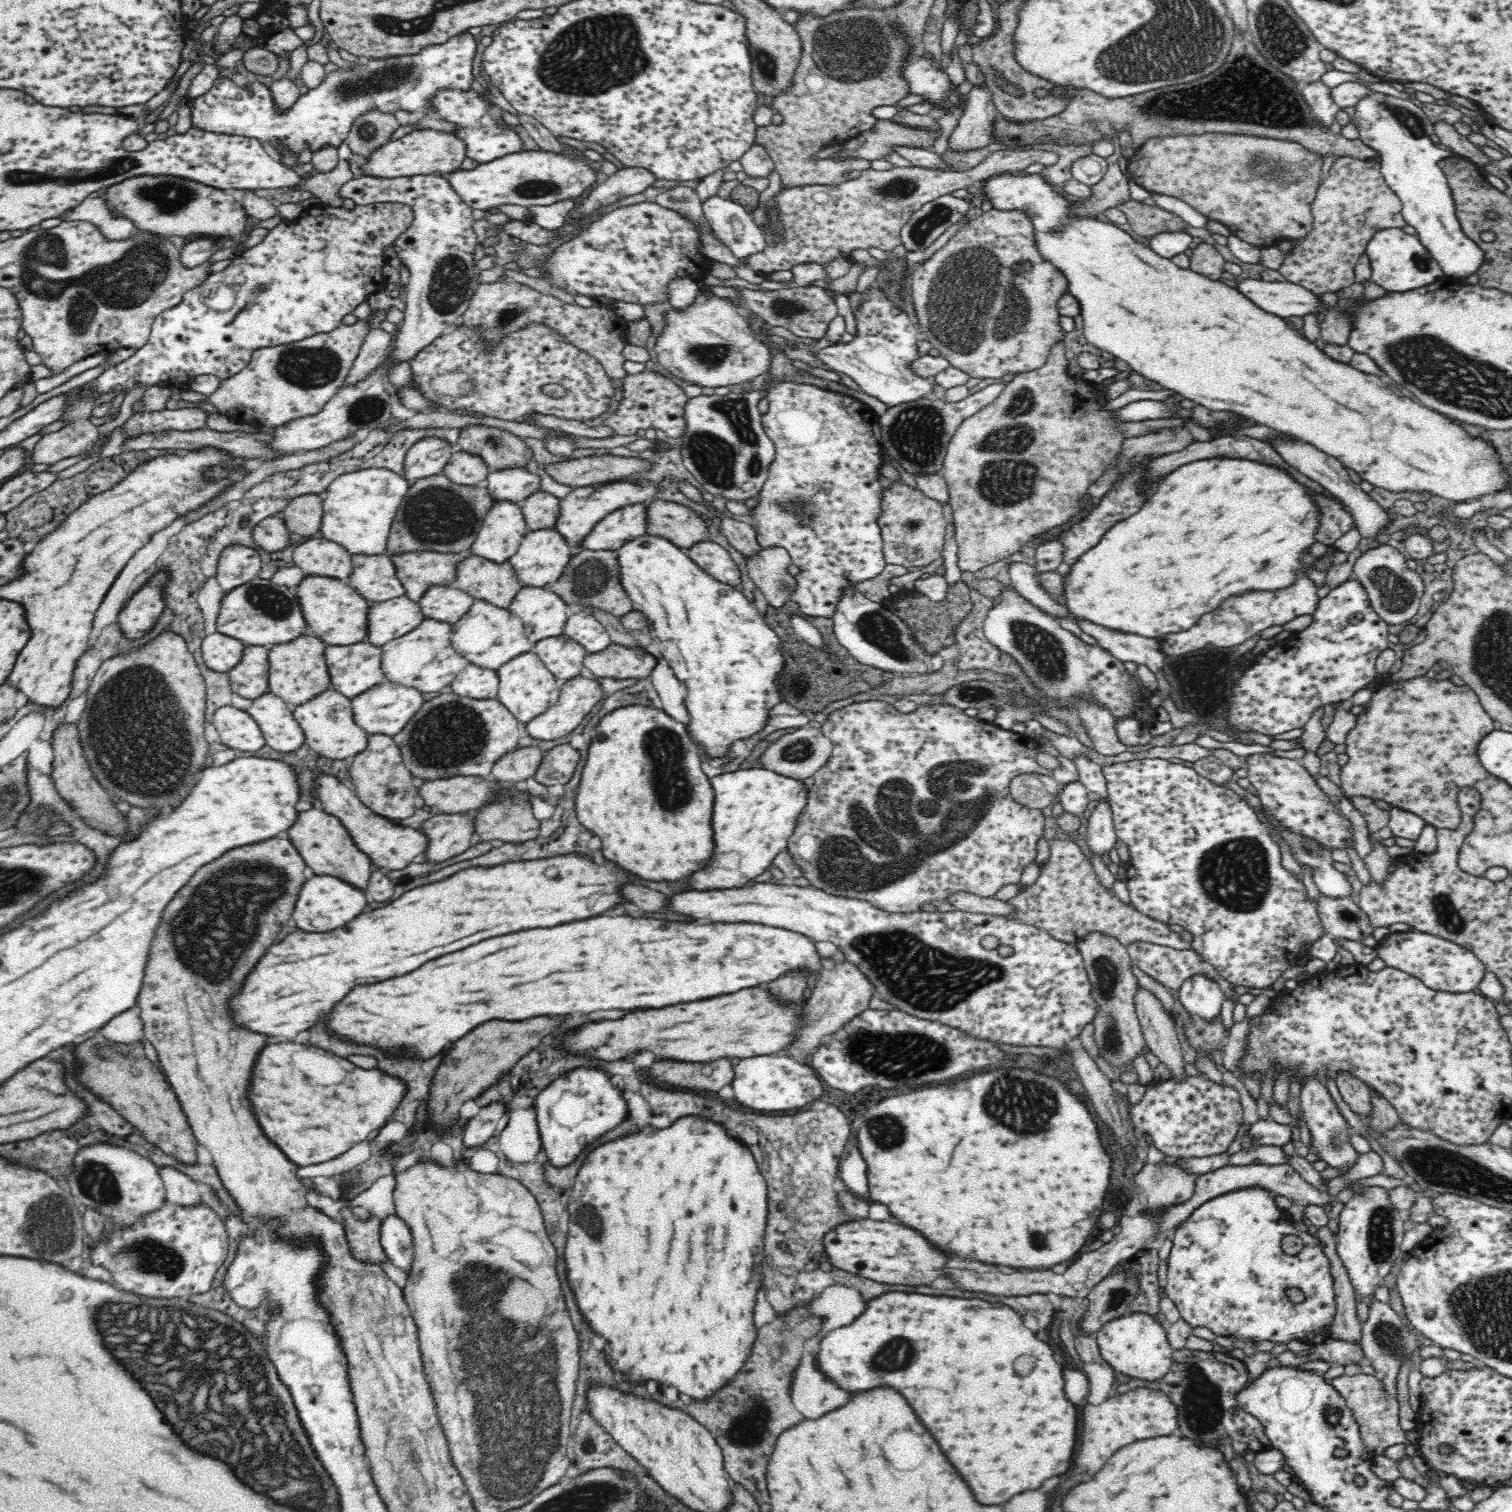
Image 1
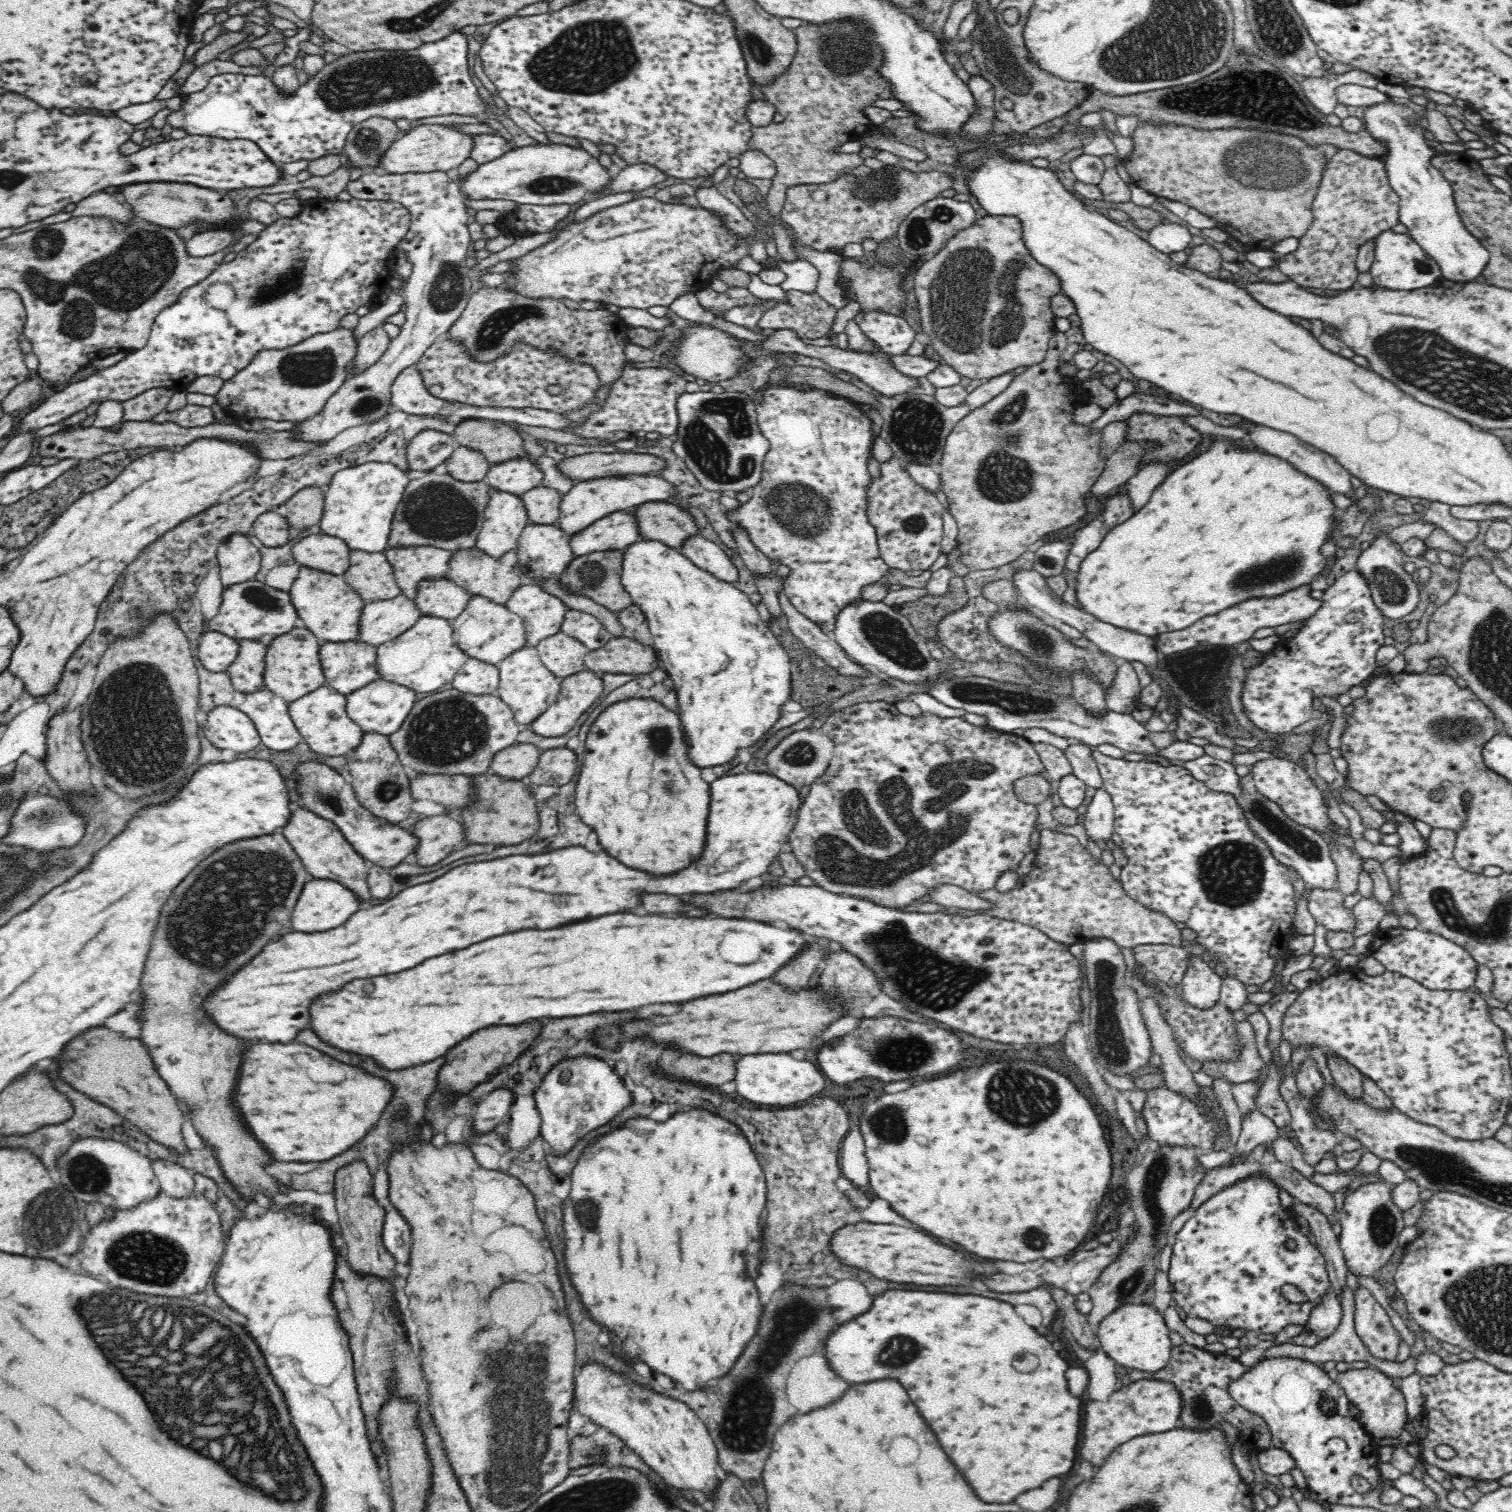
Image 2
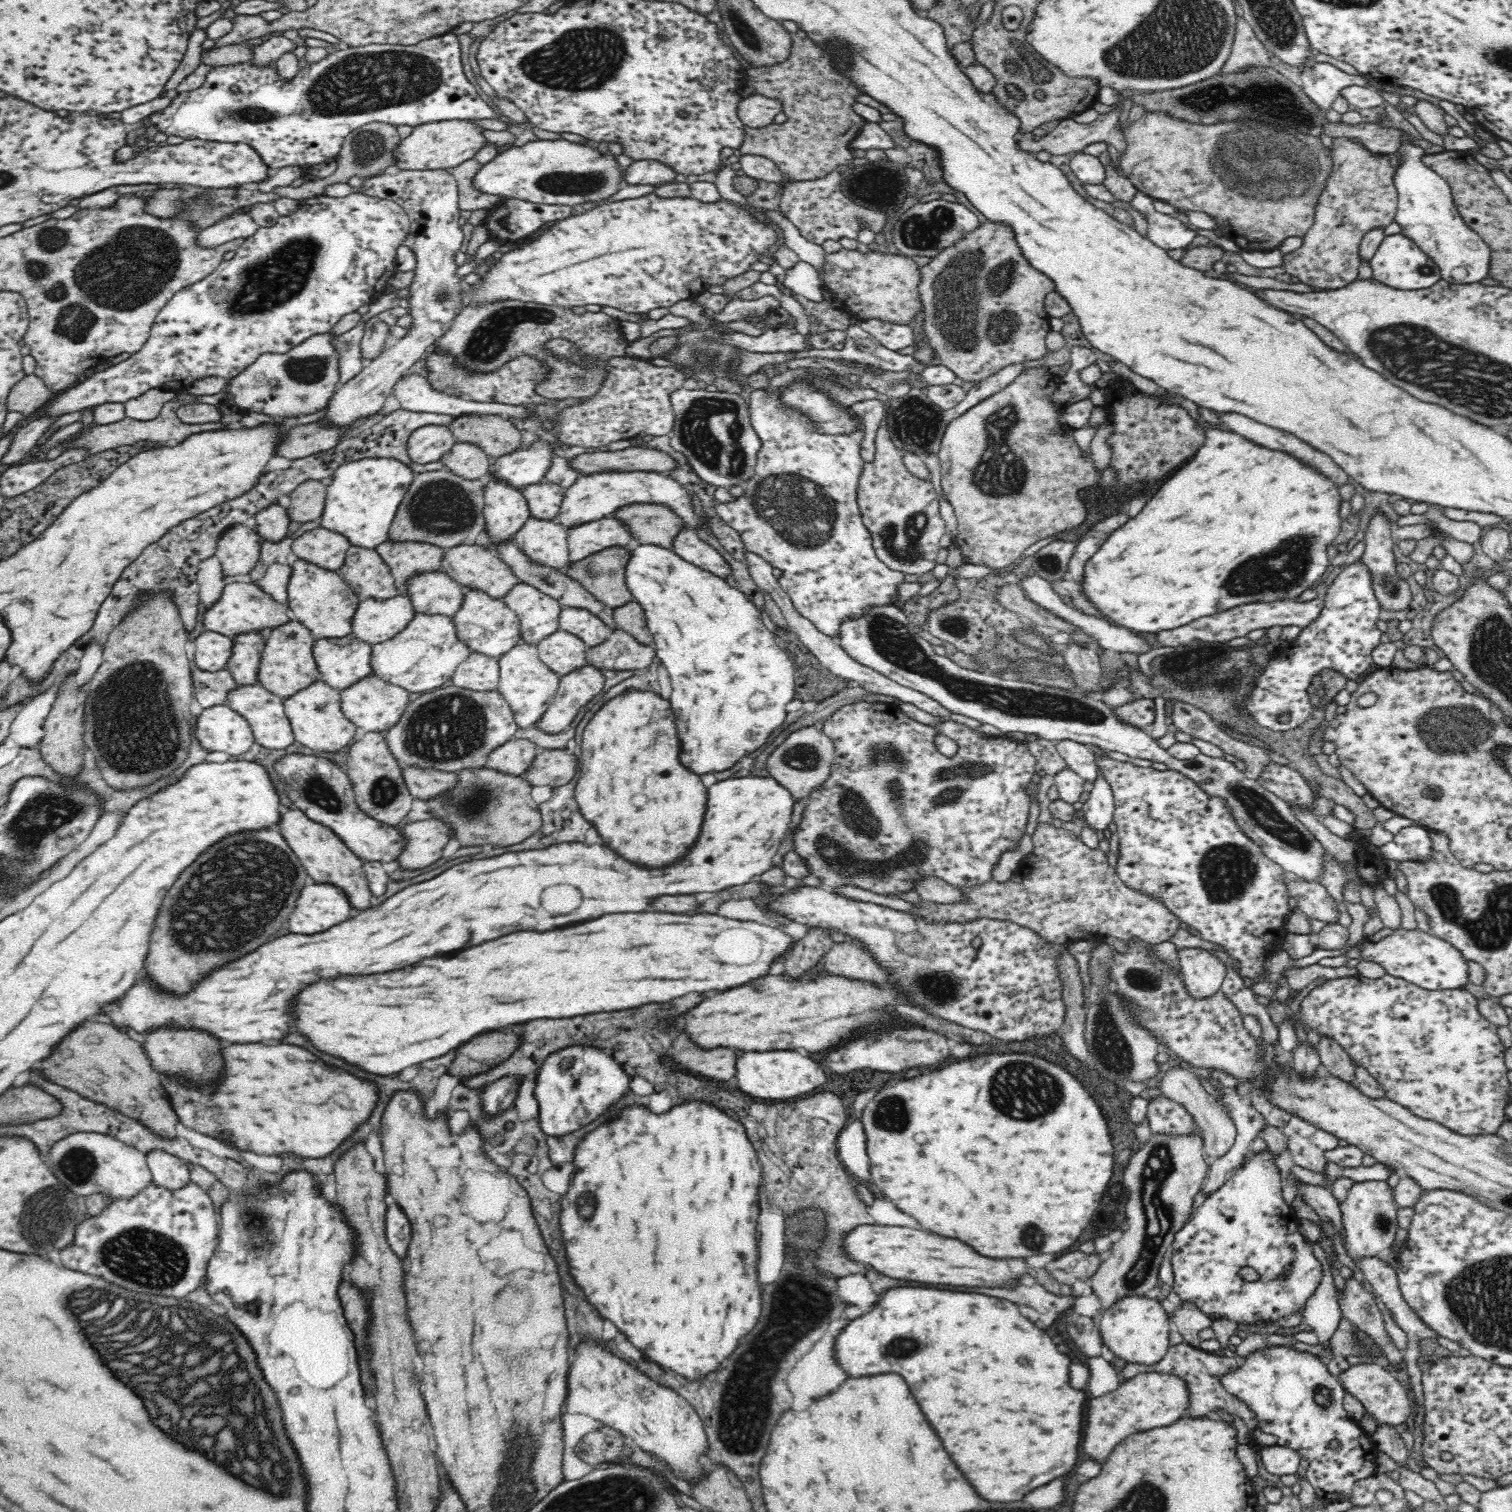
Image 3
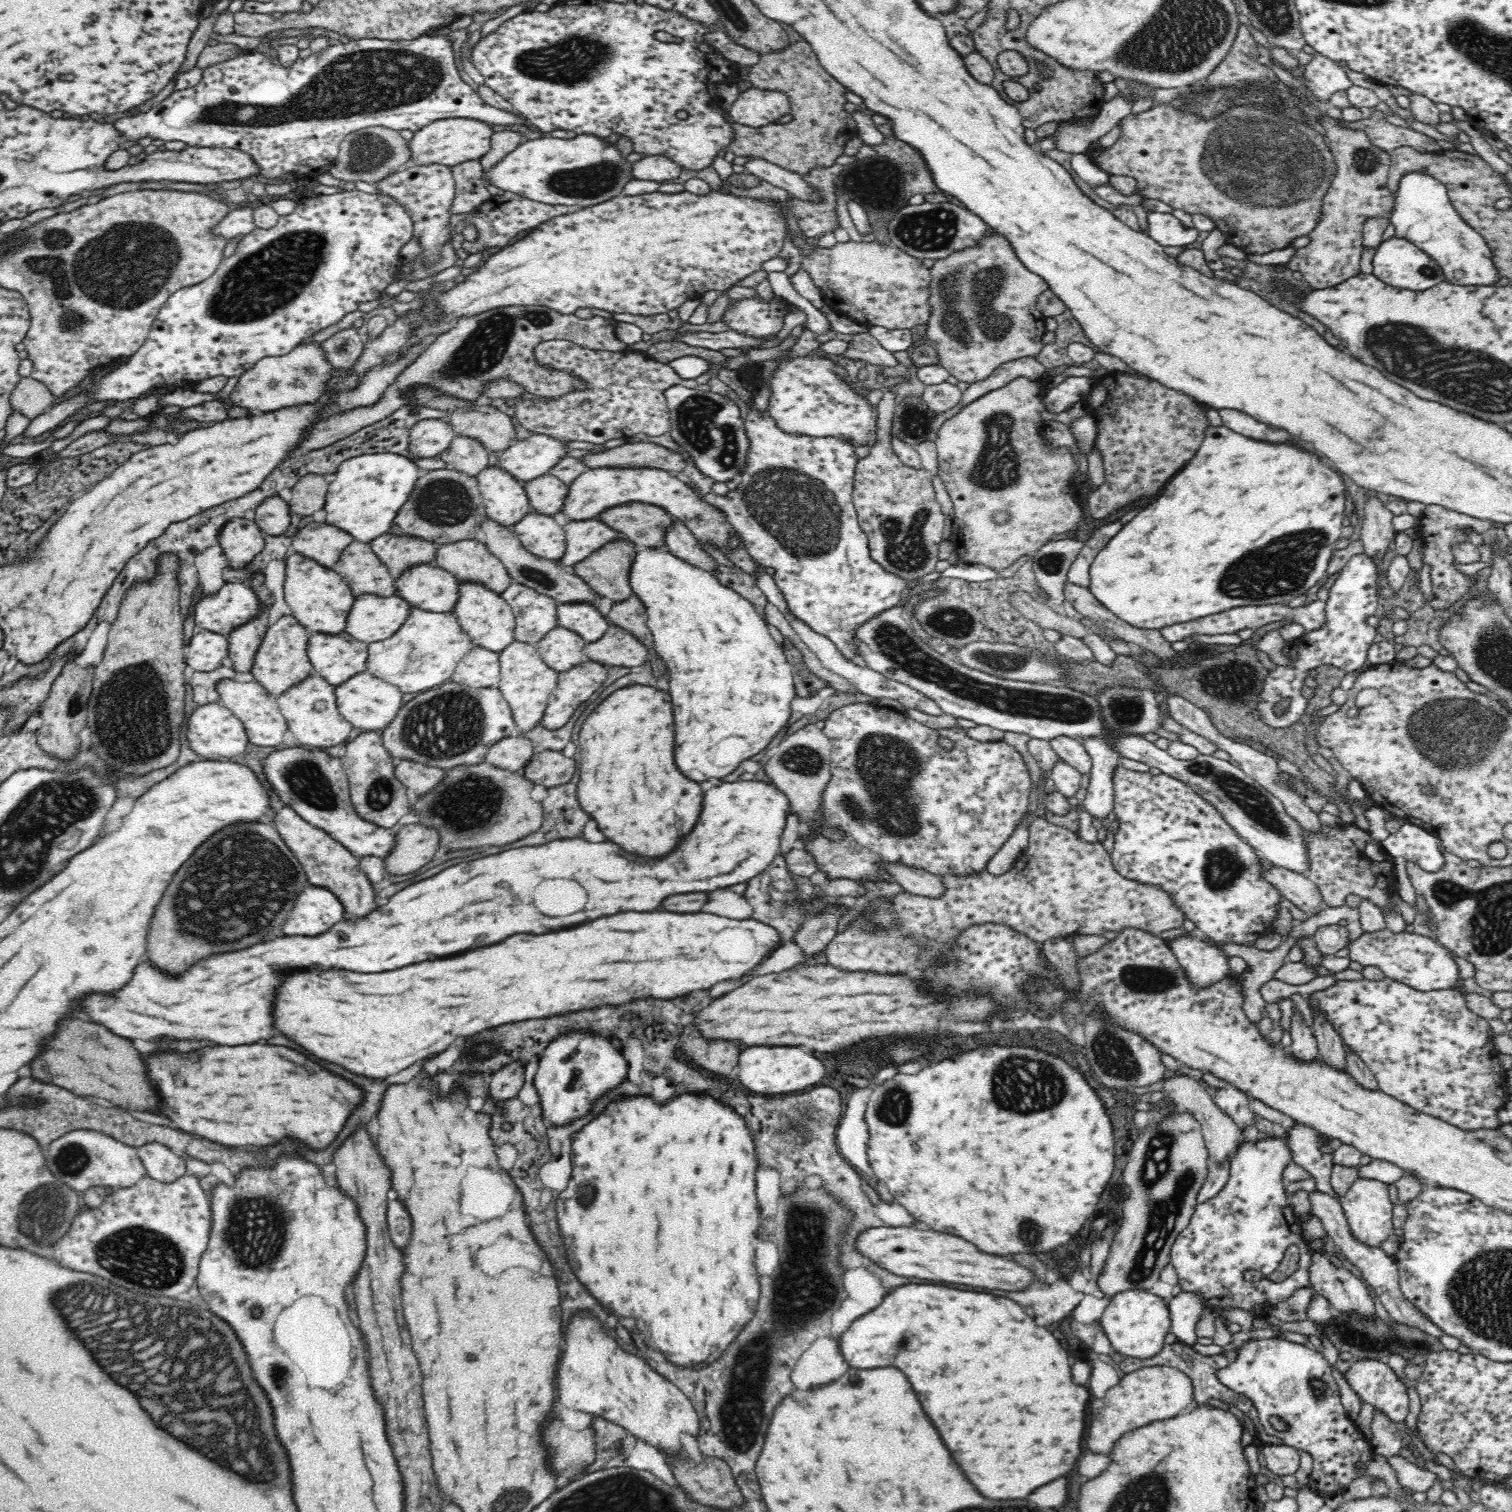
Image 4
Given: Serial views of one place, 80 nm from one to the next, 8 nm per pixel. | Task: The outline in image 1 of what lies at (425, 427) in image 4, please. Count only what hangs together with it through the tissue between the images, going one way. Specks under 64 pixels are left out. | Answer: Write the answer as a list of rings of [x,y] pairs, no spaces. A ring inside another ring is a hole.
[[[427,436],[419,439],[407,450],[402,475],[408,480],[416,480],[442,473],[456,449],[441,437]]]

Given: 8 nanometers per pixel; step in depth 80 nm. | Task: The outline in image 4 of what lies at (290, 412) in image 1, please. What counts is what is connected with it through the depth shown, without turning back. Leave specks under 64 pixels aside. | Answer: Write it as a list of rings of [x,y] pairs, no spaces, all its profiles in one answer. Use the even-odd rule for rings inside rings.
[[[318,343],[308,345],[295,346],[288,354],[279,357],[264,357],[256,362],[252,369],[240,376],[238,384],[225,399],[231,405],[244,406],[244,408],[258,408],[262,412],[270,412],[270,410],[280,410],[280,408],[288,408],[288,406],[298,406],[298,404],[312,404],[316,402],[324,390],[326,390],[326,382],[331,378],[333,367],[324,359],[322,347]]]

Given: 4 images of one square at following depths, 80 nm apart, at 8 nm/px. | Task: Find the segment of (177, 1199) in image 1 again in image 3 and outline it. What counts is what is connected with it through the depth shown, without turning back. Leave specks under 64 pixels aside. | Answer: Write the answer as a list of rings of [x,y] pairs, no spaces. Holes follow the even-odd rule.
[[[159,1148],[144,1153],[146,1164],[152,1173],[152,1180],[168,1190],[178,1190],[190,1180],[190,1170],[183,1160]]]

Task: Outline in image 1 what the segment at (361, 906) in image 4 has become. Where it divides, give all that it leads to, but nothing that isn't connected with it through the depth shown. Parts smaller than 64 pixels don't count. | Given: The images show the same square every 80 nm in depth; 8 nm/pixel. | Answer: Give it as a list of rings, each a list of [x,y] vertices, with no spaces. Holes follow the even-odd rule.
[[[304,810],[298,812],[296,824],[288,830],[288,836],[299,856],[304,859],[309,872],[316,876],[331,876],[339,878],[356,889],[366,892],[367,884],[373,869],[370,857],[361,852],[356,846],[340,819],[323,810]]]

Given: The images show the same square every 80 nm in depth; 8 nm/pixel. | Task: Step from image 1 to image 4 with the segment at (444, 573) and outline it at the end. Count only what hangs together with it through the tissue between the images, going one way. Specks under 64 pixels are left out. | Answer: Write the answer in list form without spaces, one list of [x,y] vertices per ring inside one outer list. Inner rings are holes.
[[[386,532],[370,540],[368,544],[395,579],[412,564],[436,563],[434,554],[437,544],[411,534],[396,536]]]

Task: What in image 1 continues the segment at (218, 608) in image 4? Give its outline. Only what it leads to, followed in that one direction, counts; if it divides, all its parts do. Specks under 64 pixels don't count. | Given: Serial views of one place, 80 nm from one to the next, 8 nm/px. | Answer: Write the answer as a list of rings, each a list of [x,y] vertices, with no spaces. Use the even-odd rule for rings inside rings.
[[[258,576],[225,593],[215,622],[219,633],[252,646],[290,642],[292,638],[298,638],[300,634],[307,632],[306,626],[300,603],[296,600],[296,587],[276,585],[270,579]]]

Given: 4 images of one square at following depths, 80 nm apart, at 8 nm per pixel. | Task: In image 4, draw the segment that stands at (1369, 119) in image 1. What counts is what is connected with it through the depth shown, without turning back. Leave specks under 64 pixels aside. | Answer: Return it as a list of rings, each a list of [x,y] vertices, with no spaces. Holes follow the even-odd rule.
[[[1424,173],[1404,175],[1390,219],[1394,225],[1394,238],[1409,240],[1412,245],[1426,252],[1442,268],[1449,283],[1460,286],[1494,286],[1502,278],[1492,261],[1491,249],[1485,239],[1456,212],[1446,195],[1446,187],[1440,181]]]

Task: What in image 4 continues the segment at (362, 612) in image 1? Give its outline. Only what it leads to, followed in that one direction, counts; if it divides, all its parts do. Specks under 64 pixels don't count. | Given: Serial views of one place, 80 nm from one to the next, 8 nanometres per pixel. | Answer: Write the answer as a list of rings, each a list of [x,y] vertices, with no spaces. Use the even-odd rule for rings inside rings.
[[[291,552],[284,560],[286,576],[284,576],[284,601],[290,614],[310,633],[343,634],[346,616],[354,602],[351,588],[334,569],[322,566],[313,558],[298,552]]]

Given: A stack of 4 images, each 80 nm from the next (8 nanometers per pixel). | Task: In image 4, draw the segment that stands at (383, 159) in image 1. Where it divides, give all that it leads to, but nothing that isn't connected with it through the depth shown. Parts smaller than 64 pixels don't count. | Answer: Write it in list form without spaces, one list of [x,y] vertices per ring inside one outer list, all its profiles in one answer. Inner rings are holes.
[[[442,118],[417,130],[409,141],[411,164],[442,164],[453,167],[462,162],[479,160],[491,145],[492,135],[496,132],[492,124],[473,118]]]

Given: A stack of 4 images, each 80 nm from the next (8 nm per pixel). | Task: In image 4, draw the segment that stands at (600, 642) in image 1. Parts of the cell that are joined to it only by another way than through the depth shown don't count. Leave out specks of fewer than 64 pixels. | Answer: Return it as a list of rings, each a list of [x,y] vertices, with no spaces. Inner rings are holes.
[[[589,602],[558,603],[557,623],[579,634],[586,643],[600,640],[610,625],[608,618]]]

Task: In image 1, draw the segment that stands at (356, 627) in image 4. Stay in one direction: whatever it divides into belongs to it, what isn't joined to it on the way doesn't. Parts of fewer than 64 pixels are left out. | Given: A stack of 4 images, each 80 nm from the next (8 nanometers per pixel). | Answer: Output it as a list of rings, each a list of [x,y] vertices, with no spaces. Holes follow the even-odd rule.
[[[406,594],[384,602],[370,602],[365,641],[377,647],[384,646],[414,630],[424,618],[418,601],[414,602]]]

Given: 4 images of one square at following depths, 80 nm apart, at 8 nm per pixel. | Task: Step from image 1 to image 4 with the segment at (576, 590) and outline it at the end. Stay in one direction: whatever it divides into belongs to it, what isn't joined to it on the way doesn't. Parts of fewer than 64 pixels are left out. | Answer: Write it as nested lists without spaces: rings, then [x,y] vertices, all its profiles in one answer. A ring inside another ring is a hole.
[[[625,537],[614,538],[575,564],[571,571],[603,597],[622,601],[632,594],[629,576],[636,553],[635,543]]]

